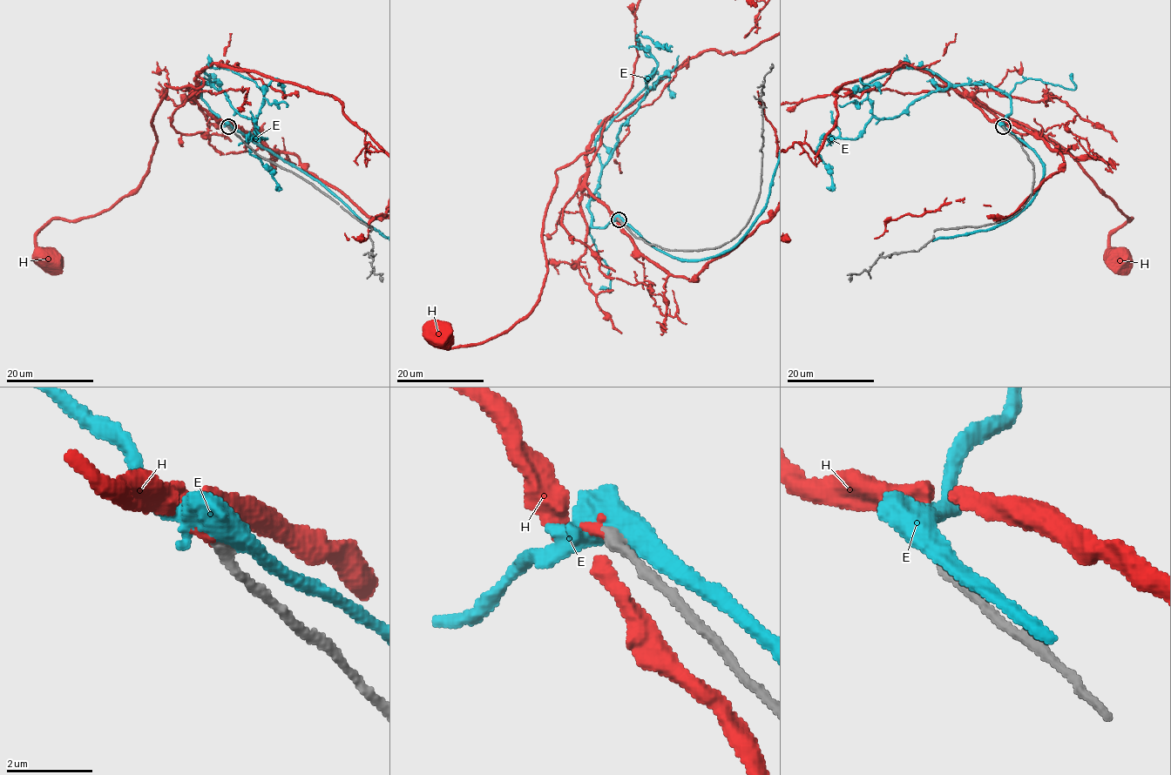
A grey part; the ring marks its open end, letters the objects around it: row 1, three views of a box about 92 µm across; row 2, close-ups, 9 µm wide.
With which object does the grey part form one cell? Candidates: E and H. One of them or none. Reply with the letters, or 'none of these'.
H

